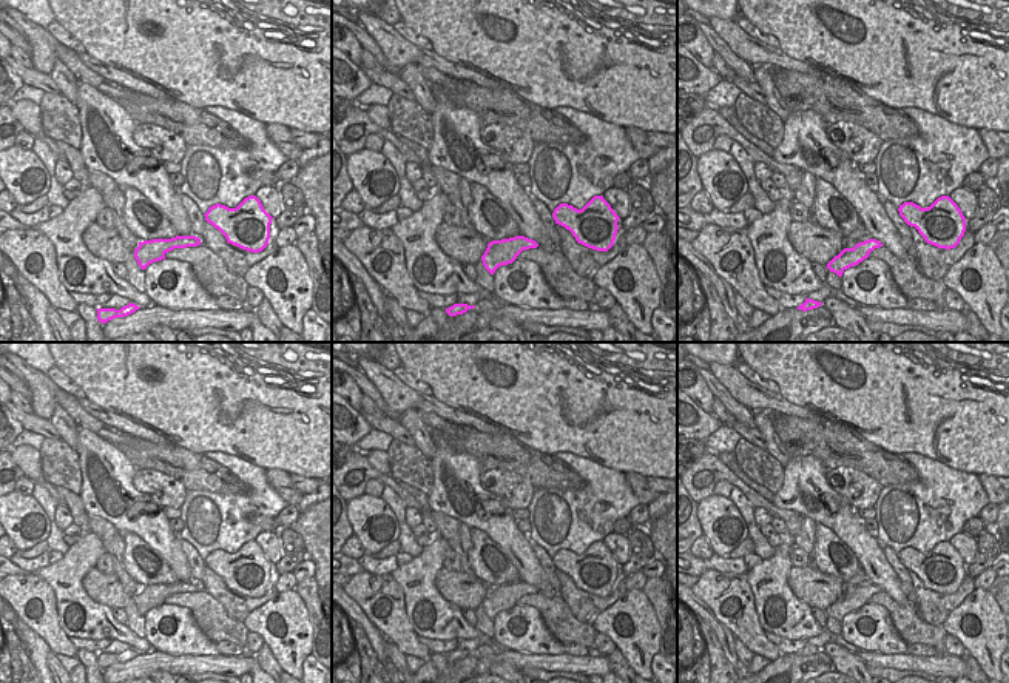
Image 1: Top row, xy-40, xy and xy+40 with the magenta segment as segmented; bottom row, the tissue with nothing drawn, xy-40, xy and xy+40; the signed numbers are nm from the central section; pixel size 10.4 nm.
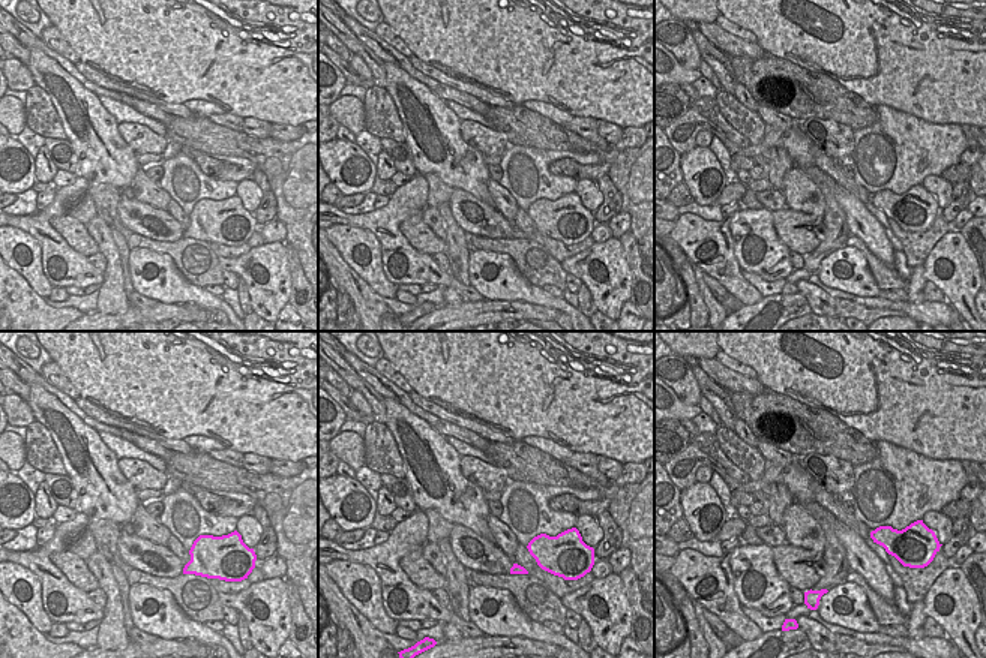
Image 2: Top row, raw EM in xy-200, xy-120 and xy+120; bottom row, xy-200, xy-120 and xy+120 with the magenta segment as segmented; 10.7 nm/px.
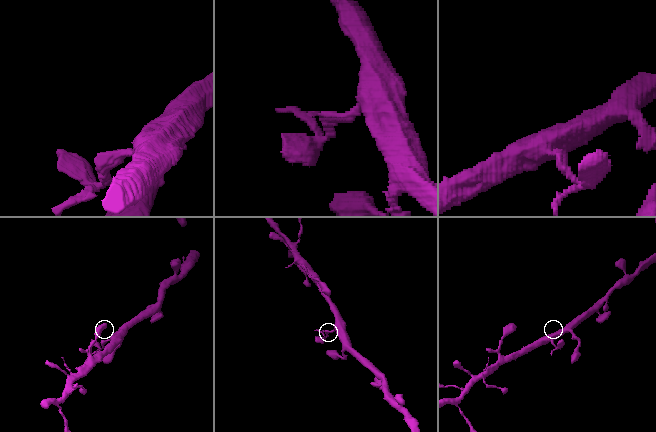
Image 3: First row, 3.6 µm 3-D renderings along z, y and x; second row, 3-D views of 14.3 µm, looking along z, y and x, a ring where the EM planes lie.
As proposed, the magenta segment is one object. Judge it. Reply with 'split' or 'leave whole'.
leave whole

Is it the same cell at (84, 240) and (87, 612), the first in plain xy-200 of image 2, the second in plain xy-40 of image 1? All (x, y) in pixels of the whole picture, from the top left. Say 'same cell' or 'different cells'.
different cells

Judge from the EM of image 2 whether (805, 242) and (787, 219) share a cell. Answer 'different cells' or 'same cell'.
same cell

